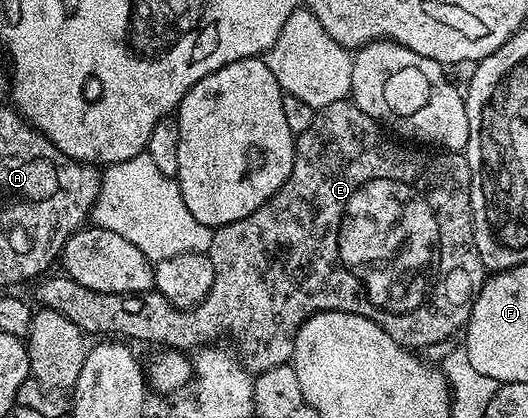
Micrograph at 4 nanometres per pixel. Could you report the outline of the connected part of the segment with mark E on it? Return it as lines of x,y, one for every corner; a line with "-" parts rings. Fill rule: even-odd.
346,98
339,102
331,102
331,106
323,106
316,109
311,118
311,126
307,126
307,130
303,130
296,137
293,150
293,165
287,182
283,182
280,190
266,204
255,209
247,218
239,218
235,222
224,224
222,228
213,229
214,245
220,248
221,244
221,264
219,260
219,263
213,269
211,290
198,304
193,305
190,309
176,308
172,302
167,298
163,298
160,292
156,290
138,293
100,292
99,290
91,290
91,286
79,286
79,282
75,282
70,276
64,274
58,274
58,276
49,274
40,281
42,284
37,288
38,301
36,303
42,308
50,308
59,314
63,314
63,318
71,318
71,322
75,322
75,326
79,326
81,332
88,334
90,337
97,336
93,338
124,338
129,342
146,340
149,344
161,344
157,346
168,346
173,350
190,350
189,348
200,350
206,346
213,346
218,342
224,341
221,340
224,336
230,336
234,344
232,344
232,347
235,349
242,365
250,374
266,372
280,364
290,363
293,358
295,334
299,330
299,326
303,326
303,322
307,322
307,318
311,318
320,312
350,312
356,316
367,318
371,322
378,324
401,347
410,350
421,350
417,348
429,348
432,344
441,344
448,336
453,336
456,332
458,335
465,325
469,323
469,315
473,309
473,298
477,295
478,288
487,279
487,270
479,258
479,250
475,246
475,234
473,233
471,170
469,169
467,158
462,153
446,152
444,150
432,152
422,150
417,146
404,148
403,145
396,144
396,142
401,142
396,139
393,139
394,141
388,140
388,138
393,139
382,131
376,120
373,120
367,114
363,114
363,110
359,110
359,106
353,103
352,99
-
373,182
393,182
395,184
395,192
389,192
389,194
387,192
373,192
373,190
367,188
-
347,224
355,224
355,238
361,238
361,242
365,242
369,246
377,246
377,248
375,250
367,250
361,244
359,244
359,248
355,244
341,244
341,242
355,242
351,238
347,238
347,240
343,238
343,232
345,232
-
385,268
393,270
393,282
389,282
391,288
387,288
-
423,294
427,294
427,298
431,298
431,302
421,310
419,300
421,300

